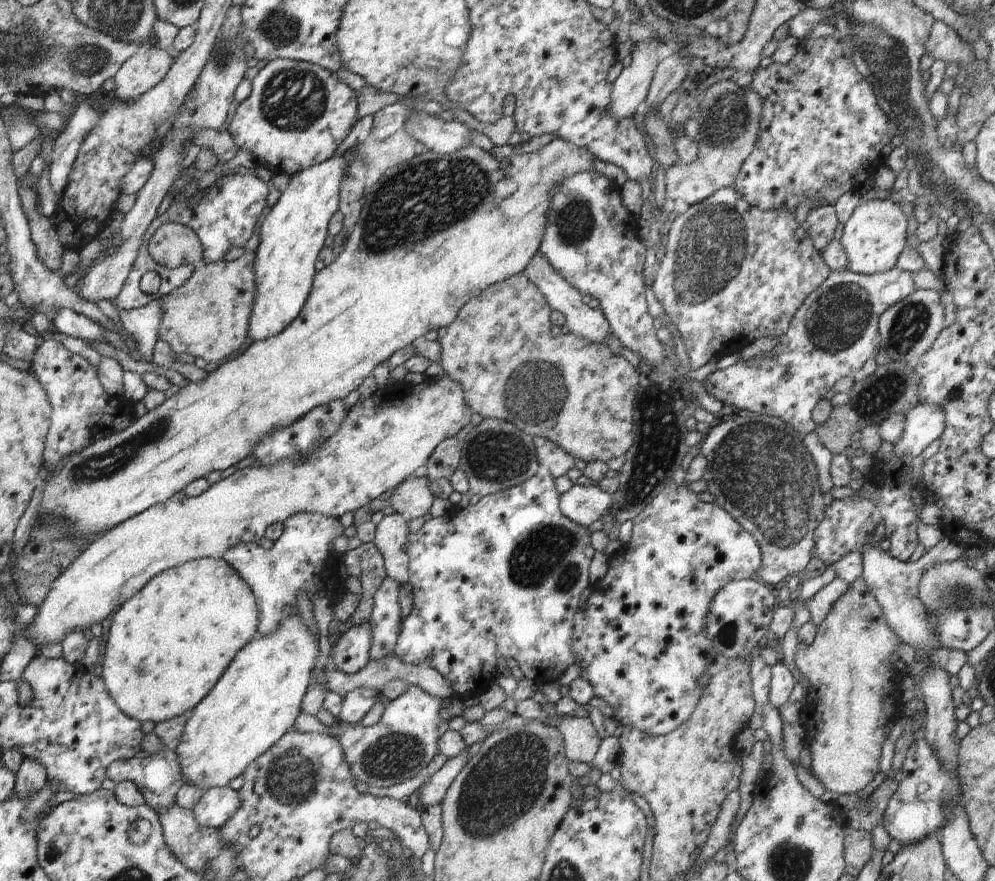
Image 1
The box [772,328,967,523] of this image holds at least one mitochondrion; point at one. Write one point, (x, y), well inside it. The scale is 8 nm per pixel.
(878, 396)

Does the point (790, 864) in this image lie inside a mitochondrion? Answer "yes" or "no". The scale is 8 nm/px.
yes

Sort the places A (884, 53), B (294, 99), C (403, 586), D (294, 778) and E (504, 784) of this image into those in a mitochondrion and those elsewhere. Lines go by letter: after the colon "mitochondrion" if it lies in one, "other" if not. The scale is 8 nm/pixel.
A: mitochondrion
B: mitochondrion
C: other
D: mitochondrion
E: mitochondrion

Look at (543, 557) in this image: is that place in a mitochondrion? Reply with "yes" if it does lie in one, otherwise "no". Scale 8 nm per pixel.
yes

